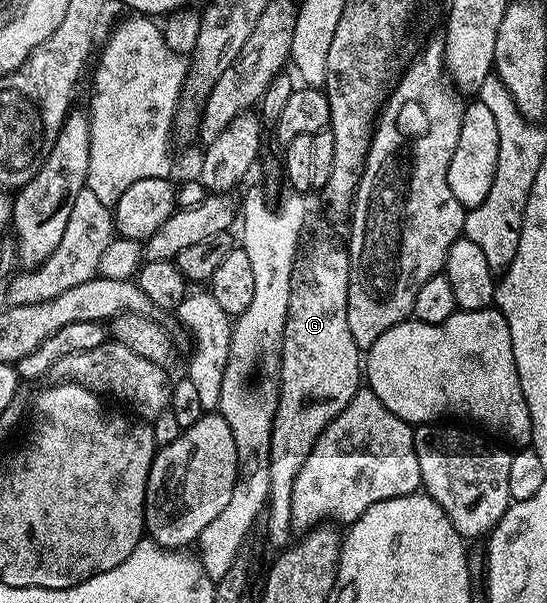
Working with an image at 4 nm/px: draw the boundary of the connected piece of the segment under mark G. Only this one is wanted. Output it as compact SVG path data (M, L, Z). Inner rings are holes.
M318 231L314 238L309 239L301 246L300 254L293 263L293 271L291 283L289 283L289 307L286 316L285 331L282 337L282 351L279 354L279 394L277 411L274 412L272 439L270 440L269 451L269 499L267 501L266 517L266 537L269 543L276 551L281 551L291 544L294 528L291 523L291 491L292 483L295 481L296 475L299 474L300 467L304 465L305 459L311 453L312 447L315 445L316 439L326 429L328 423L332 421L351 402L354 394L362 387L362 378L364 371L362 368L362 350L352 336L348 324L348 287L350 286L350 254L345 246L338 246L337 243L324 232Z

